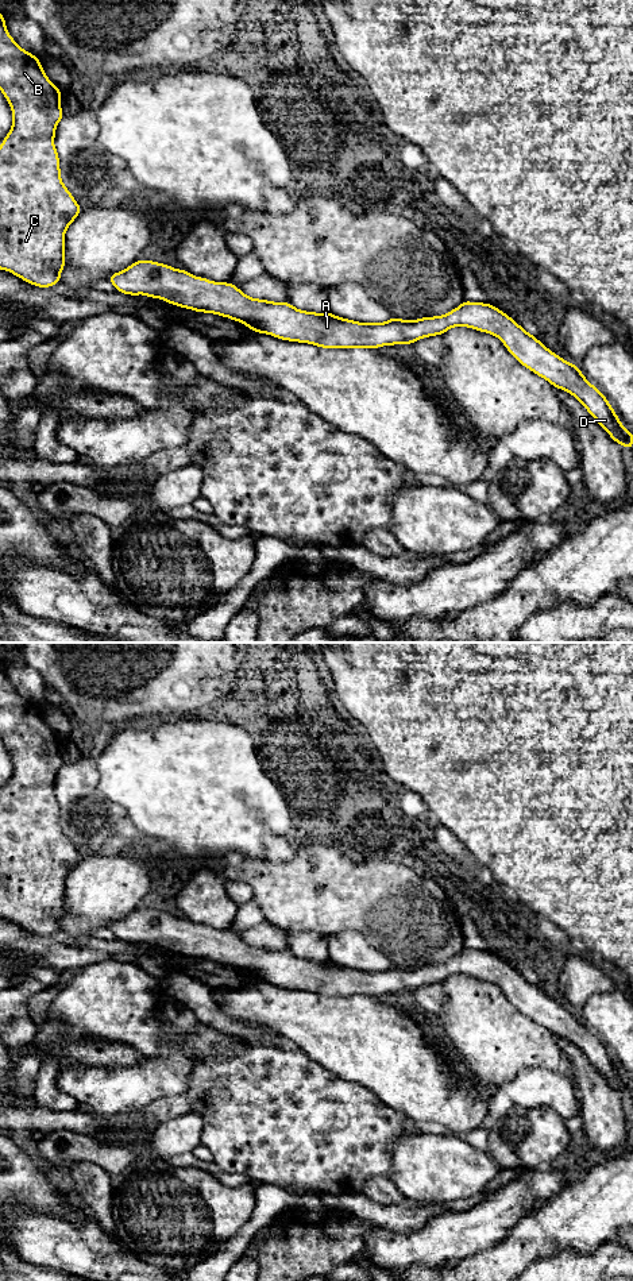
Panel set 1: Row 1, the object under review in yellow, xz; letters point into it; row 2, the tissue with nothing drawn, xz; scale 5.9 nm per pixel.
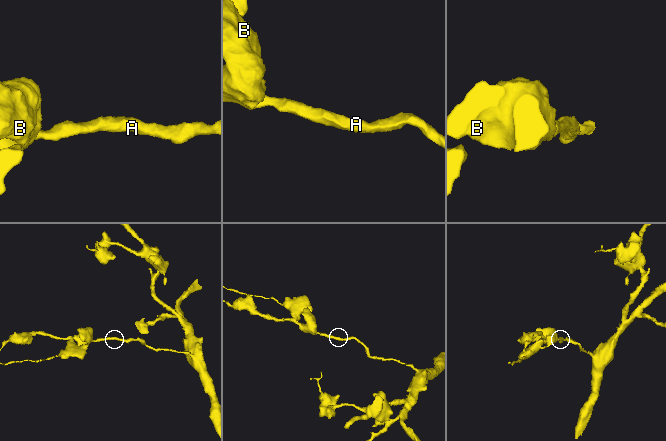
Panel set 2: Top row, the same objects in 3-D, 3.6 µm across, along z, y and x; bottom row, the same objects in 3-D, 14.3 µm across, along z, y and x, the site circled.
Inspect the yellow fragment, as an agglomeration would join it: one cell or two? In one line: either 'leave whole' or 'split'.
leave whole

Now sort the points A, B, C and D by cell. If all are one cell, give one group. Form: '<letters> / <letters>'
A B C D

